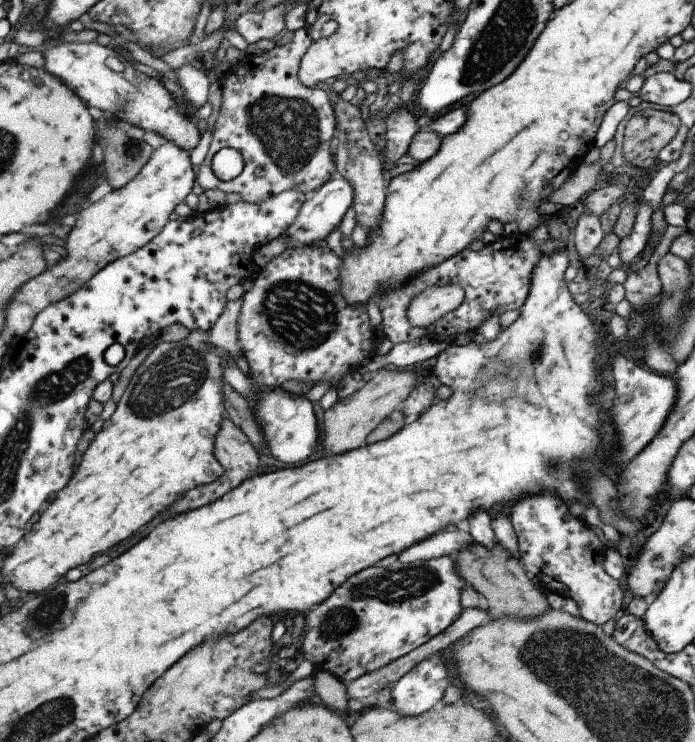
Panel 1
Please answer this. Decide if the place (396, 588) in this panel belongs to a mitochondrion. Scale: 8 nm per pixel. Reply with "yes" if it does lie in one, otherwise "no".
yes

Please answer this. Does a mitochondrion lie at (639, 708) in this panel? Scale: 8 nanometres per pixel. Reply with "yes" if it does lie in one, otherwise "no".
yes

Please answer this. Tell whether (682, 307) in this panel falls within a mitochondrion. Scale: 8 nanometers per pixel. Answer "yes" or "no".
yes

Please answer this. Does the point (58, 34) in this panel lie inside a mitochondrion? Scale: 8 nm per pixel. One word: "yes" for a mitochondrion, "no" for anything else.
no

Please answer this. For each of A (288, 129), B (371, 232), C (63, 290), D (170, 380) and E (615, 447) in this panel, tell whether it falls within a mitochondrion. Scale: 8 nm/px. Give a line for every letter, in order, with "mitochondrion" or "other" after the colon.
A: mitochondrion
B: other
C: mitochondrion
D: mitochondrion
E: other

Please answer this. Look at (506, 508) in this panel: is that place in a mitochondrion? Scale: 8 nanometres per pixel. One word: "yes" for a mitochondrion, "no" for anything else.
no

